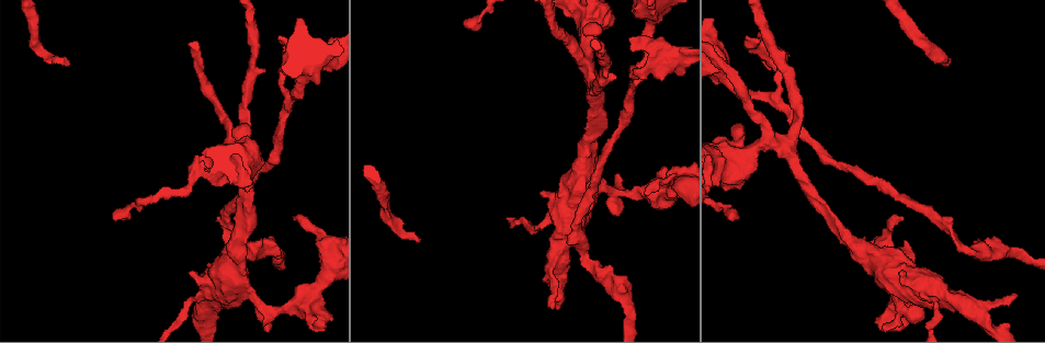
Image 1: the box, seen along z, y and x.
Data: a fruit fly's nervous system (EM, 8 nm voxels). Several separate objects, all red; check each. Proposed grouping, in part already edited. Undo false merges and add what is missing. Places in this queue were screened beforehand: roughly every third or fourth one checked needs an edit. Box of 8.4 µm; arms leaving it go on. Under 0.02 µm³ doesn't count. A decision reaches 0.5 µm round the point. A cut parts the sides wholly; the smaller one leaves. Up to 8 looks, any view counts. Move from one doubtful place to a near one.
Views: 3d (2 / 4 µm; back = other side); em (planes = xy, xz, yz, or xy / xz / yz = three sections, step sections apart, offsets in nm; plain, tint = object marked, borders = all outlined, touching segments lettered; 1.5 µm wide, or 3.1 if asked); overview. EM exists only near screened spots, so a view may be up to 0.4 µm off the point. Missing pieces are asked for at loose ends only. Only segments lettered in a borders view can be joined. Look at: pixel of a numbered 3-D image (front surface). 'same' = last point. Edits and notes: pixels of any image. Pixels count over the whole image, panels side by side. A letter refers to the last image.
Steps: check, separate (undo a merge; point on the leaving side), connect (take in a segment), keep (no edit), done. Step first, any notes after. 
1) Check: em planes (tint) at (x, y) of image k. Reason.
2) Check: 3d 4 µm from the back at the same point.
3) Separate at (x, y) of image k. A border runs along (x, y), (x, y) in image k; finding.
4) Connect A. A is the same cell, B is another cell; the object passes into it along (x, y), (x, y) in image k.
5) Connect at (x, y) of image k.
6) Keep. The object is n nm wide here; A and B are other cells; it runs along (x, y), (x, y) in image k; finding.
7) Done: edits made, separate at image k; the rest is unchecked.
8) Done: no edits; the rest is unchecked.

Check: 3d 2 µm at (262, 310) of image 1. Sudden change in width.

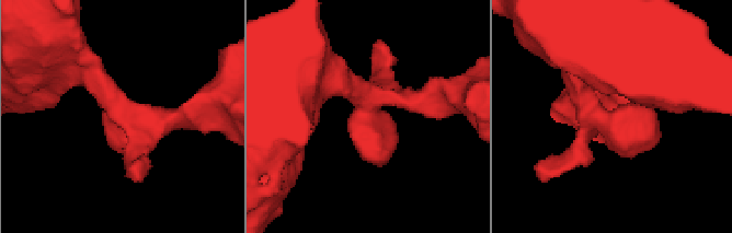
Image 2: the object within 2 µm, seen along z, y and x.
Check: em xy step 8 (borders) at (128, 115) of image 2. Shape alone is not enough.

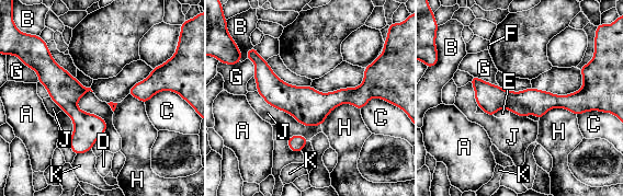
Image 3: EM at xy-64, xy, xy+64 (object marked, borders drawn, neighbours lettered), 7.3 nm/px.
Keep. The object is 200 nm wide here; A, B, C, D, E, F, G, H, J and K are other cells; it runs along (249, 54), (289, 99), (344, 91) in image 3; one neuron here.

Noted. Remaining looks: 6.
Check: em yz step 4 (tint) at (246, 145) of image 1. Thick turns thin.

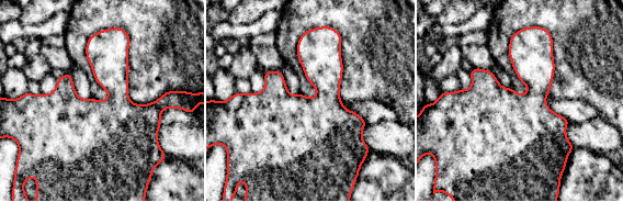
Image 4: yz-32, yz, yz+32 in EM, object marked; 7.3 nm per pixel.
Check: em yz step 4 (borders) at the same point. What lies round it.

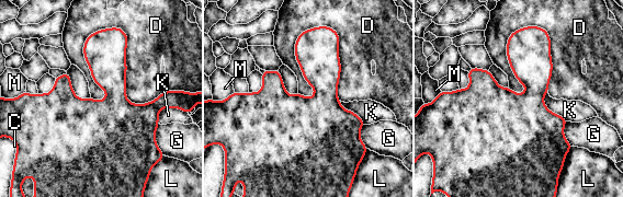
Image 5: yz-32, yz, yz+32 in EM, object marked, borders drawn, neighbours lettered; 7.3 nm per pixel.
Keep. C, D, G, K, L and M are other cells; a border runs along (547, 91), (543, 103), (553, 113) in image 5; all the same neuron.

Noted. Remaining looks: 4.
Check: em xz step 4 (borders) at (298, 218) of image 1. Tapers out.

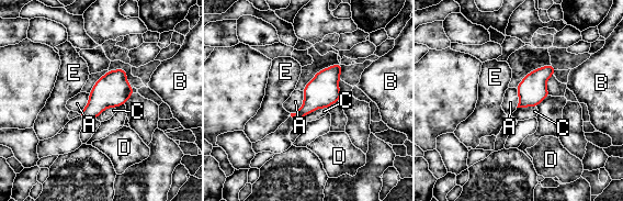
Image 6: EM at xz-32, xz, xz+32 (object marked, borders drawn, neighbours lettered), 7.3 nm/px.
Keep. A, B, C, D and E are other cells; a border runs along (303, 91), (303, 104), (291, 113) in image 6; none of them fits.

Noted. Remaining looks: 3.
Done: no edits; the rest is unchecked.

